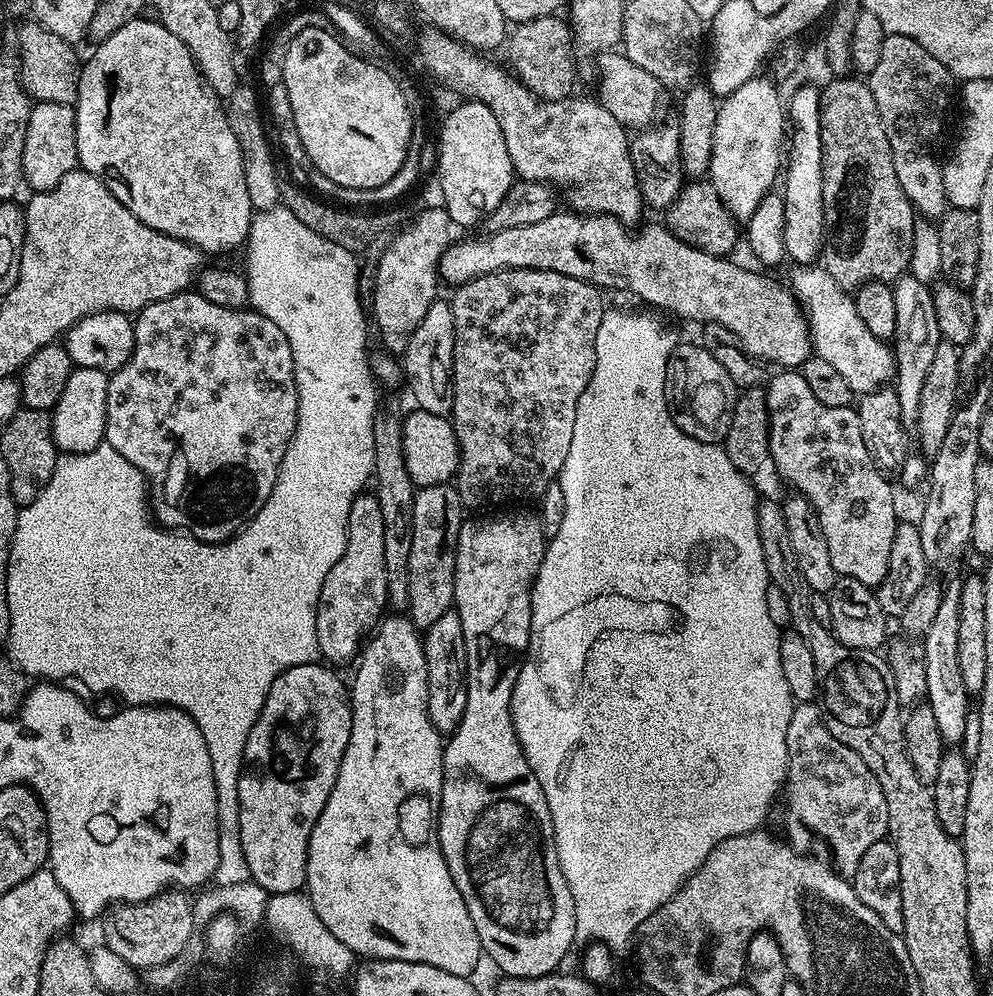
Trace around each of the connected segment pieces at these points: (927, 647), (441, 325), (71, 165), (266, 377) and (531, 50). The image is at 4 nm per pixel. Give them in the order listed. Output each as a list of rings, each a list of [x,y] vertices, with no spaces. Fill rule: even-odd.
[[[955,579],[943,587],[940,607],[927,632],[923,634],[924,661],[926,662],[926,702],[933,711],[939,733],[947,745],[956,746],[966,734],[970,697],[964,688],[957,657],[958,624],[961,583]]]
[[[438,298],[426,310],[426,318],[418,322],[418,330],[410,338],[406,350],[402,354],[402,376],[408,380],[408,388],[412,391],[412,396],[416,399],[414,402],[416,408],[426,410],[430,414],[439,416],[448,416],[452,410],[452,359],[454,358],[454,314],[452,305],[447,299]]]
[[[41,100],[33,103],[30,114],[30,126],[26,130],[26,146],[22,152],[23,183],[32,187],[33,193],[48,192],[56,188],[66,174],[77,171],[78,168],[78,138],[76,137],[76,110],[71,104],[46,102]]]
[[[185,290],[140,309],[134,320],[134,327],[136,348],[132,357],[128,359],[128,363],[111,373],[108,381],[104,440],[146,477],[150,489],[150,508],[157,524],[168,530],[183,530],[187,535],[208,544],[222,544],[232,539],[248,521],[255,518],[258,510],[262,510],[262,506],[270,498],[274,482],[280,476],[280,463],[296,432],[298,394],[290,342],[286,334],[282,334],[282,330],[278,330],[278,326],[274,326],[274,322],[270,322],[270,318],[266,318],[261,312],[214,306],[214,302],[192,290]]]
[[[553,14],[526,20],[511,29],[507,41],[508,56],[512,59],[510,65],[517,81],[525,84],[528,91],[541,100],[566,100],[573,95],[572,83],[576,80],[576,64],[572,61],[574,51],[573,33],[567,19]],[[512,40],[512,41],[511,41]]]

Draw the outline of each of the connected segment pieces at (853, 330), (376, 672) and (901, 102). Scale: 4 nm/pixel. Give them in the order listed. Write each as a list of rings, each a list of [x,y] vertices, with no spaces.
[[[796,266],[791,269],[792,284],[791,291],[800,301],[808,318],[808,331],[812,333],[812,347],[815,355],[824,356],[826,362],[832,363],[846,378],[853,394],[872,392],[875,388],[885,387],[894,376],[894,352],[885,341],[879,340],[870,330],[866,330],[866,322],[858,318],[856,301],[843,288],[830,278],[830,274],[822,266]]]
[[[404,614],[385,615],[377,623],[374,631],[367,637],[355,665],[356,677],[350,680],[350,699],[352,701],[352,729],[350,742],[346,746],[346,754],[340,763],[338,778],[334,782],[334,790],[330,790],[330,798],[326,798],[326,806],[322,814],[318,814],[318,822],[310,834],[308,843],[308,861],[306,862],[306,895],[311,900],[318,918],[326,925],[326,930],[338,938],[357,957],[374,960],[405,960],[438,966],[438,970],[446,970],[450,974],[471,977],[472,971],[482,960],[482,949],[478,930],[474,930],[474,922],[470,918],[470,910],[466,910],[466,902],[446,866],[446,858],[440,849],[440,795],[444,781],[444,745],[442,733],[437,730],[428,717],[428,671],[426,670],[426,654],[424,641],[411,619]]]
[[[888,34],[883,37],[878,64],[867,73],[866,83],[870,94],[874,94],[874,102],[878,102],[878,114],[882,118],[886,138],[890,138],[898,186],[902,186],[906,198],[921,217],[943,216],[946,201],[942,160],[932,153],[928,144],[938,143],[944,132],[943,116],[952,104],[952,96],[954,100],[952,72],[946,70],[934,54],[922,50],[914,38]]]

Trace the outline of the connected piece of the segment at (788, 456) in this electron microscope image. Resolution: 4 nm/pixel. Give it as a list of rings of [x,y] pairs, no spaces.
[[[780,370],[777,373],[766,384],[771,467],[776,467],[777,474],[789,480],[794,486],[792,488],[805,496],[817,512],[837,577],[858,578],[858,582],[874,590],[882,578],[886,578],[886,570],[890,566],[890,545],[894,542],[894,530],[898,523],[896,496],[884,477],[887,475],[877,468],[875,460],[866,450],[866,442],[862,442],[862,430],[855,407],[822,406],[822,402],[814,398],[810,386],[806,386],[806,378],[802,378],[799,371]]]

